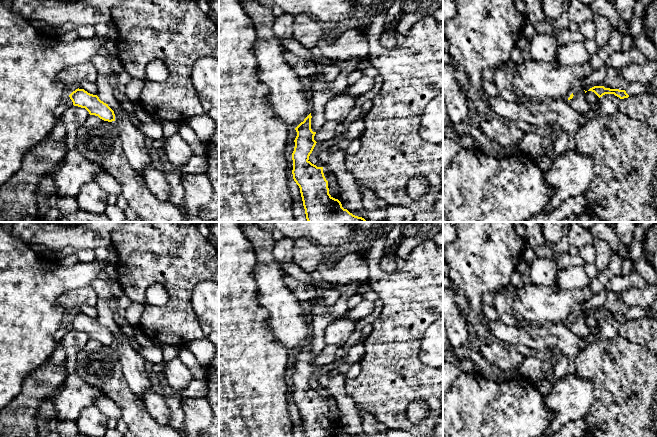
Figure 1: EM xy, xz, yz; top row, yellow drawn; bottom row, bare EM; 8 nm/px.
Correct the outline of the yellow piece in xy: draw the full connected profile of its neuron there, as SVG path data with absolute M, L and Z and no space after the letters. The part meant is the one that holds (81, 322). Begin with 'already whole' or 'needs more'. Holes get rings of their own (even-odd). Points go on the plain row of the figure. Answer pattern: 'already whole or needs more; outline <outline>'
already whole; outline M78 312L69 321L74 330L85 332L90 339L98 340L100 343L108 346L115 345L114 335L108 328L101 325L97 319Z

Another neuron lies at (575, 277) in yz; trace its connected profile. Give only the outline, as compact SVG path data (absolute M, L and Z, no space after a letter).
M573 266L564 270L558 270L556 285L563 291L584 289L590 285L591 279L583 266Z

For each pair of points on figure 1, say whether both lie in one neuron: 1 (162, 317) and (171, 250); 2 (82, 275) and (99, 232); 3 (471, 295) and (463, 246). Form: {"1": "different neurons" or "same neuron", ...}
{"1": "same neuron", "2": "different neurons", "3": "same neuron"}

